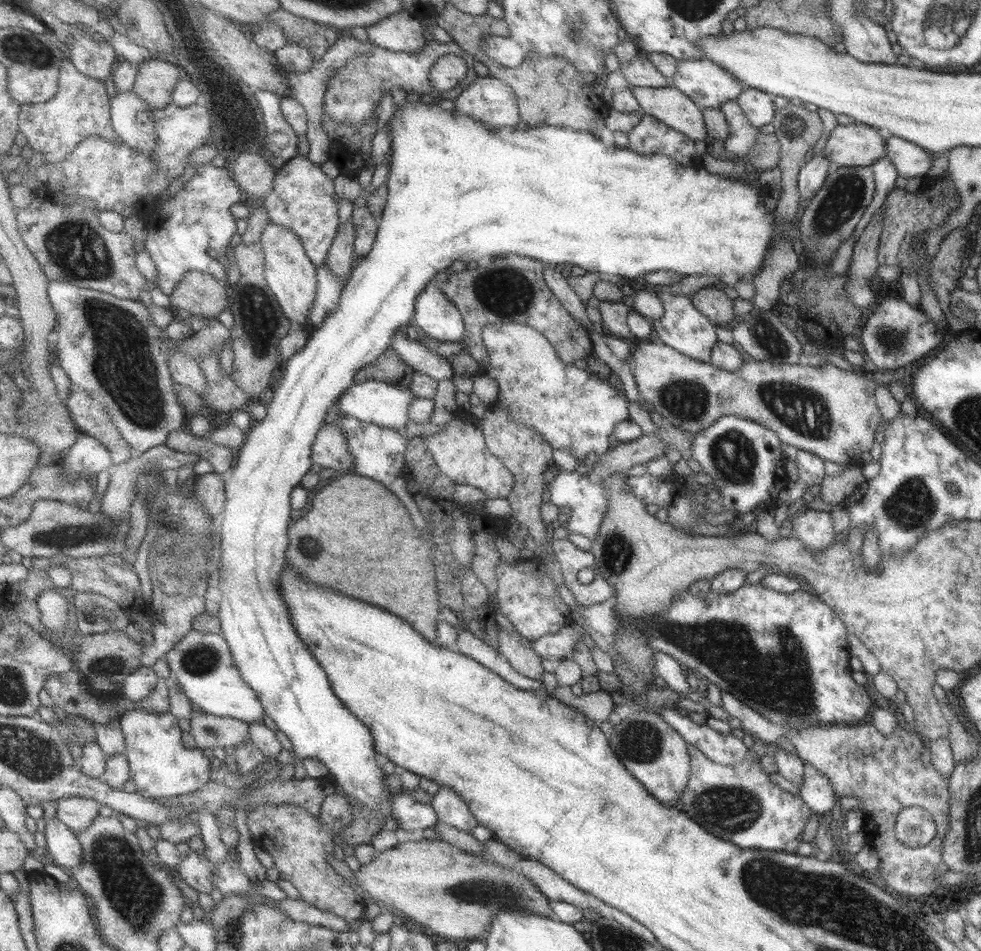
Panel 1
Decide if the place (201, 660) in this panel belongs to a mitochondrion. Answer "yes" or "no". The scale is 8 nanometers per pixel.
yes

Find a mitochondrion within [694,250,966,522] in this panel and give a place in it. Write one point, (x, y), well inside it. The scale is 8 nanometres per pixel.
(804, 410)

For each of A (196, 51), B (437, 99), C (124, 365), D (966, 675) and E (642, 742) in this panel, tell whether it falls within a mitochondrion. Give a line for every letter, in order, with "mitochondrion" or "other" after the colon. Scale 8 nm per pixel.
A: other
B: other
C: mitochondrion
D: other
E: mitochondrion

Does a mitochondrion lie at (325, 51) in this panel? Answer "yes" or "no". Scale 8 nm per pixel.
no

